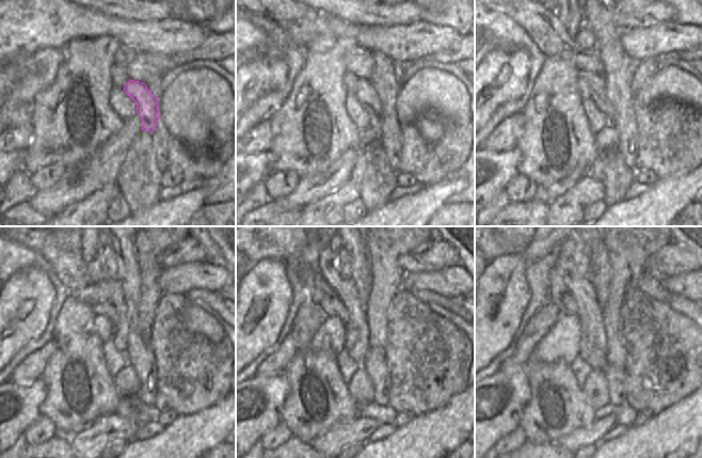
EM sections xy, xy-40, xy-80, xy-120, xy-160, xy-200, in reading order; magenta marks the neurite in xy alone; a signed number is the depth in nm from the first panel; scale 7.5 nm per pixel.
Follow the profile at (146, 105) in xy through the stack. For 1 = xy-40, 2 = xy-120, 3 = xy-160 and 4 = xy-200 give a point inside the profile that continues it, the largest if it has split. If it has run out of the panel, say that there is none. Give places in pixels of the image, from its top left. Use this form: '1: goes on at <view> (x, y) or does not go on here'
1: goes on at xy-40 (364, 90)
2: goes on at xy-120 (98, 309)
3: goes on at xy-160 (331, 304)
4: goes on at xy-200 (559, 295)

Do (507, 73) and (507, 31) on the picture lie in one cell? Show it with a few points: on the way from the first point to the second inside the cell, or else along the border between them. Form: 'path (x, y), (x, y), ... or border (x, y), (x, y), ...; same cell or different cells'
border (485, 56), (492, 49), (523, 49), (530, 60); different cells

